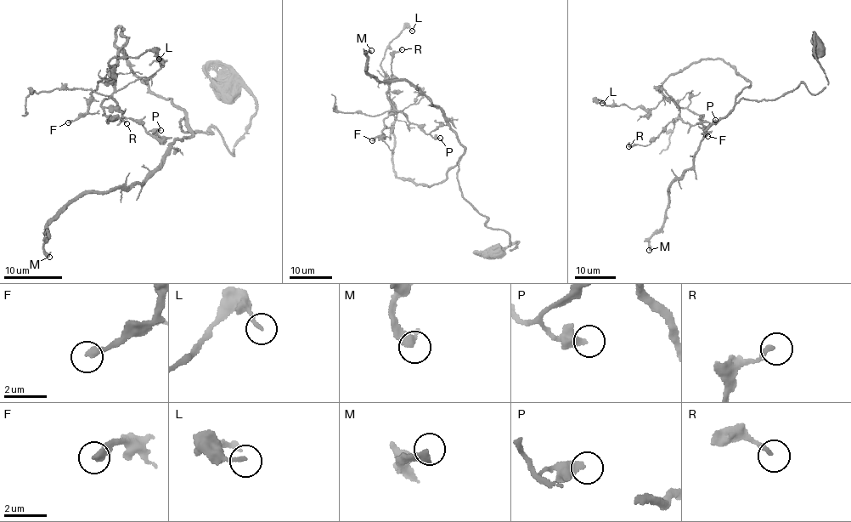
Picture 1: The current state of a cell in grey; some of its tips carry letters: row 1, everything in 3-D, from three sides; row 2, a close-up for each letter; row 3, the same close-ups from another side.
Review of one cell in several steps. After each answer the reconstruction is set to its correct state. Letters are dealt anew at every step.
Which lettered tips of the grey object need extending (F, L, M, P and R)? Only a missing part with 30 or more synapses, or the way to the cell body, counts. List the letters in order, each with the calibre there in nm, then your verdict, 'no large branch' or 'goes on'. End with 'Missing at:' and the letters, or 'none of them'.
F: calibre 320 nm; goes on
L: calibre 160 nm; no large branch
M: calibre 380 nm; goes on
P: calibre 400 nm; no large branch
R: calibre 200 nm; no large branch
Missing at: F, M

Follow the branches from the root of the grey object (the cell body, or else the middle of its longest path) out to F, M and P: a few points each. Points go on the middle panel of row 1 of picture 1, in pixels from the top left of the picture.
F: (494, 256), (518, 241), (510, 249), (464, 198), (464, 147), (448, 126), (426, 133), (396, 110), (372, 140)
M: (494, 256), (518, 241), (510, 249), (464, 198), (464, 147), (445, 114), (408, 82), (369, 75), (371, 50)
P: (494, 256), (518, 241), (510, 249), (509, 234), (464, 198), (464, 147), (444, 122), (430, 133), (440, 138)

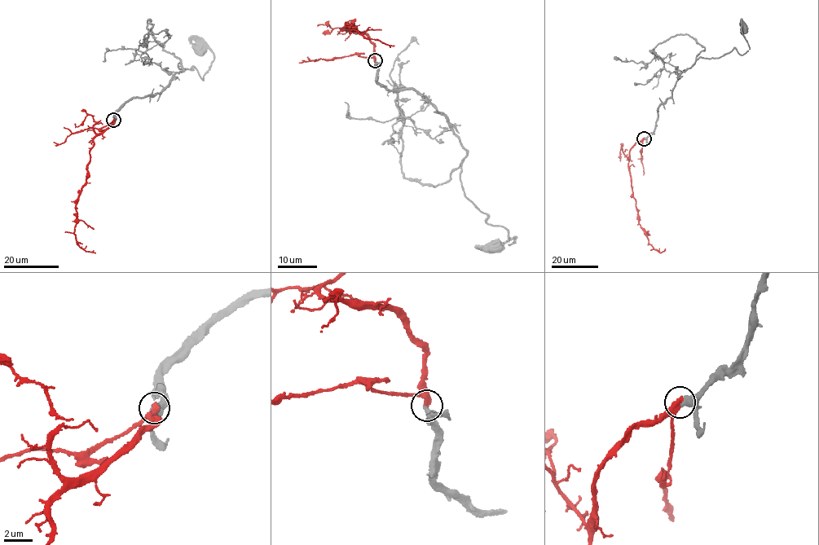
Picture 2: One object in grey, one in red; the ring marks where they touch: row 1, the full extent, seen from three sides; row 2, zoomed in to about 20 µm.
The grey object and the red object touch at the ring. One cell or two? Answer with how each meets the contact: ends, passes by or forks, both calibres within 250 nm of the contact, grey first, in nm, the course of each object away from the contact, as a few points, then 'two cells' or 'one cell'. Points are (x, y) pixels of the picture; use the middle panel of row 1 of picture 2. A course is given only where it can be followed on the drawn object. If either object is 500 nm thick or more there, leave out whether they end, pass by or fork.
grey passes by | red ends | 360/460 nm | grey via (375, 60), (378, 83), (417, 90), (443, 115), (466, 151), (464, 195), (509, 245), (515, 236), (494, 250) | red via (375, 60), (374, 46), (366, 34), (348, 29), (354, 23), (347, 23), (368, 38), (394, 46) | one cell

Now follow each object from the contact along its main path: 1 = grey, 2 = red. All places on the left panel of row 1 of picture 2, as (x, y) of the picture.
1: (113, 120), (128, 102), (160, 93), (183, 71), (180, 62), (203, 80), (213, 53), (199, 50)
2: (113, 120), (94, 138), (85, 185), (76, 208), (74, 233), (77, 241), (85, 251), (95, 253)

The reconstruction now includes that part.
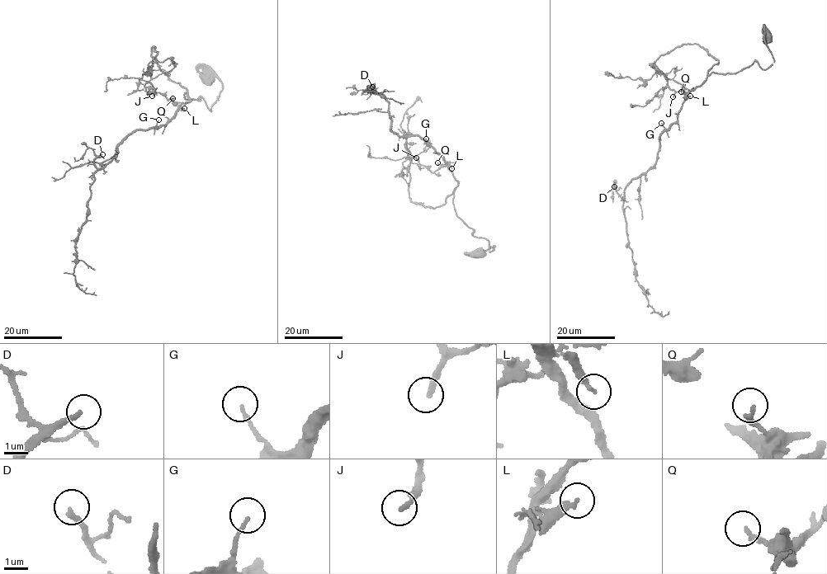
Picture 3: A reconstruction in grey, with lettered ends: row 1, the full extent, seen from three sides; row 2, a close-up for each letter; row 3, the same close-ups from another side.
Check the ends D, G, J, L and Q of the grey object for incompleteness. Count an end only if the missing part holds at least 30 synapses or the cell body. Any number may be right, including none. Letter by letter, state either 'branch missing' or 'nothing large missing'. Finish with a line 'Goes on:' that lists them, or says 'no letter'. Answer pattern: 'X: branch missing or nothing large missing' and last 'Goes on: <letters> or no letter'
D: nothing large missing
G: nothing large missing
J: branch missing
L: nothing large missing
Q: nothing large missing
Goes on: J

